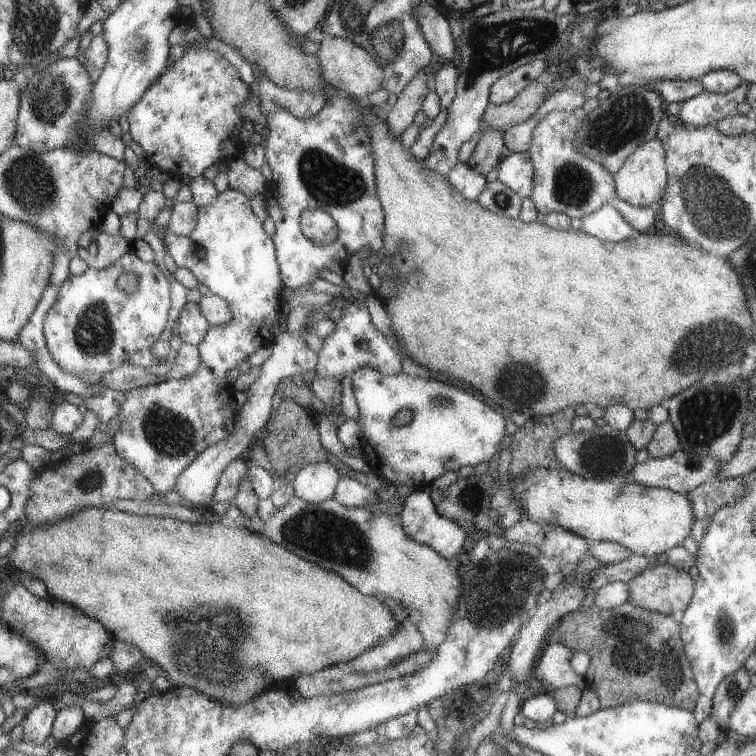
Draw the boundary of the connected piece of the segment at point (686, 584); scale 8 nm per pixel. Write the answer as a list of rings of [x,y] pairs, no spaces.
[[[667,560],[636,574],[627,582],[627,586],[629,590],[627,601],[633,606],[638,606],[654,613],[671,615],[685,610],[685,607],[689,604],[694,583],[687,572],[684,572],[680,566],[675,566],[670,560]]]

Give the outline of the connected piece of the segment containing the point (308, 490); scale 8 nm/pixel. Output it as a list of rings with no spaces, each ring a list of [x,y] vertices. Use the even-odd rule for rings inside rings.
[[[329,462],[309,463],[292,482],[297,498],[320,503],[334,498],[340,481],[339,472]]]

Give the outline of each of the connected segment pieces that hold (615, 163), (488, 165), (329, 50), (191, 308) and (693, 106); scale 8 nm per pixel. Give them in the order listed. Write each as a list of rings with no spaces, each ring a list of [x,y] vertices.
[[[638,84],[621,87],[598,101],[597,107],[583,117],[583,122],[579,122],[573,136],[573,148],[581,156],[593,160],[603,170],[613,174],[636,146],[656,138],[659,121],[666,115],[665,103],[647,86]]]
[[[484,128],[475,139],[476,144],[466,164],[471,166],[471,170],[486,175],[492,168],[496,168],[501,159],[501,150],[504,148],[503,133]]]
[[[324,35],[315,56],[321,66],[323,78],[334,88],[344,90],[356,99],[365,100],[367,94],[381,88],[381,68],[375,64],[375,60],[367,54],[365,48],[349,38]]]
[[[189,302],[183,306],[174,332],[178,333],[183,343],[199,345],[205,340],[211,327],[198,303]]]
[[[741,81],[737,88],[727,94],[701,91],[680,103],[676,121],[694,127],[714,125],[729,113],[734,112],[737,104],[745,100],[749,88],[751,88],[749,83]]]

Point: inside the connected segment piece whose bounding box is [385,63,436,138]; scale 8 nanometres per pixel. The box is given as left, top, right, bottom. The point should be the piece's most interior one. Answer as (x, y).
(408, 101)

